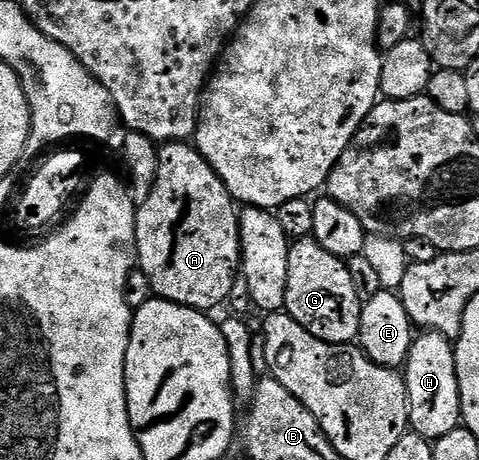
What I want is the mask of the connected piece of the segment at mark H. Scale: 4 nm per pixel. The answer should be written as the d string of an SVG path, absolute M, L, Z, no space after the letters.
M422 331L414 339L403 365L409 399L409 426L430 442L462 427L461 395L457 377L457 354L454 345L443 334Z

